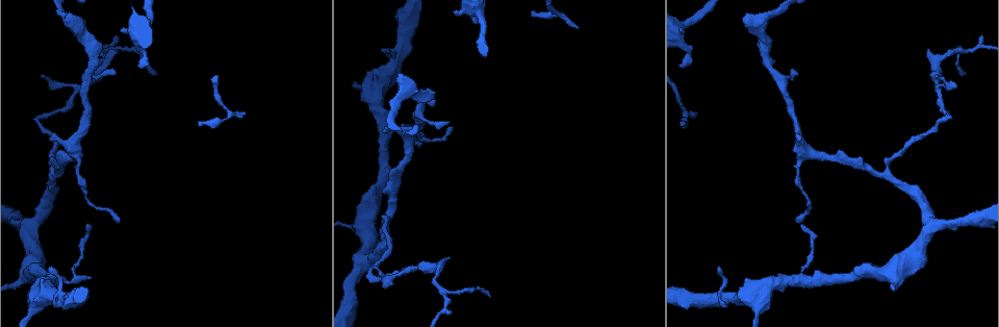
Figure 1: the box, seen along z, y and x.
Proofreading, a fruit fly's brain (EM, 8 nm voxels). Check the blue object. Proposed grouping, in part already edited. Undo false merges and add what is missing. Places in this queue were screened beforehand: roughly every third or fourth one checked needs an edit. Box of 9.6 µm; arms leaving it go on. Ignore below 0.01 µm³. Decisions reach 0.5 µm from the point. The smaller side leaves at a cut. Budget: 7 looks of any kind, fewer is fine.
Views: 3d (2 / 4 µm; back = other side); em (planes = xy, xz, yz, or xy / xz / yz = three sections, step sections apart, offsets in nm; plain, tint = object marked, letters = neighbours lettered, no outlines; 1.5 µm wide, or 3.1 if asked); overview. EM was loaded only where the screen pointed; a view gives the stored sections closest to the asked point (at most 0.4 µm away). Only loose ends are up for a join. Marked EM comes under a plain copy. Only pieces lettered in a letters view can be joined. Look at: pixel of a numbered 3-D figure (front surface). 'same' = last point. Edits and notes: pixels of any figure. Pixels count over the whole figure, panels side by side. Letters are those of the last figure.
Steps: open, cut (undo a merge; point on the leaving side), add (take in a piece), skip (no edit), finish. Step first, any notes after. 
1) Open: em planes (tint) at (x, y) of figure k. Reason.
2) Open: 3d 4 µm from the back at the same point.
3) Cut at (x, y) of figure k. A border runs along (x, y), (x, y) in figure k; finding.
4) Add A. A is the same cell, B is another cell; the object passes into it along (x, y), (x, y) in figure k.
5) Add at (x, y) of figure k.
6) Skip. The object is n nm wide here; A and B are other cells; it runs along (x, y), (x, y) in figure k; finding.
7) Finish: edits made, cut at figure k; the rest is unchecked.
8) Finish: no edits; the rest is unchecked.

Open: 3d 4 µm at (696, 112) of figure 1. Free end.

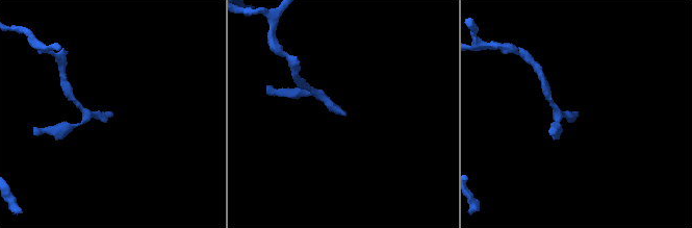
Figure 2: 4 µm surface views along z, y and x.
Open: em planes (letters) at (576, 114) of figure 2. Need the tissue.

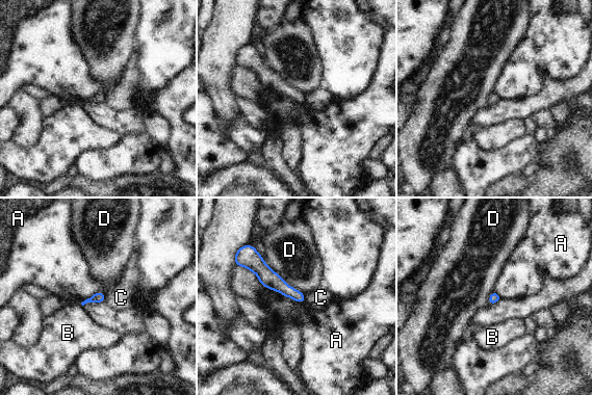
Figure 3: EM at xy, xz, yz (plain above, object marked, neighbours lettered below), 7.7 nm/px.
Skip. The object is 80 nm wide here; A, B, C and D are other cells; it runs along (249, 258), (271, 280), (302, 299) in figure 3; no lettered piece goes on from it.

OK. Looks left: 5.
Open: em yz step 4 (tint) at (683, 30) of figure 1. An open end.

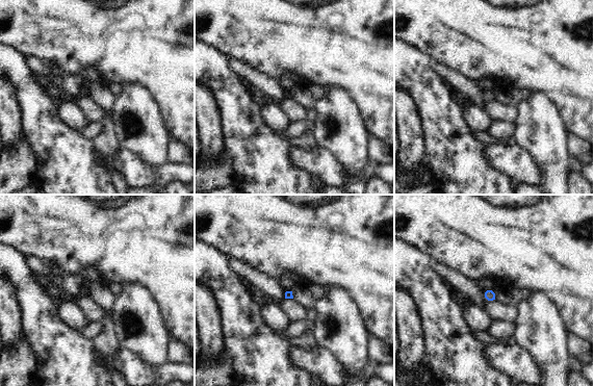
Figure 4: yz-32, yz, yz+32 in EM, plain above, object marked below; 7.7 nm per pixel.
Open: em planes (letters) at the same point.

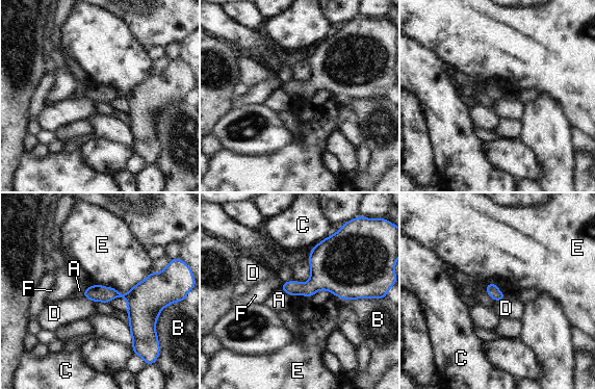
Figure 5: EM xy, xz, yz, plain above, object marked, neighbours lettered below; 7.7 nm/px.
Skip. A, B, C, D, E and F are other cells; a border runs along (151, 271), (125, 293), (95, 283) in figure 5; none of them fits.

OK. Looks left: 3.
Open: em planes (letters) at (447, 122) of figure 1. Branch stops here.

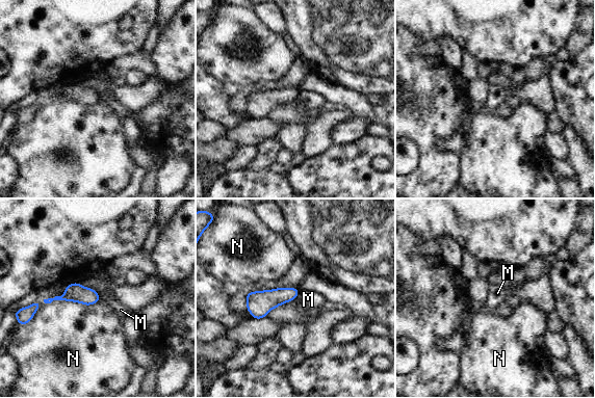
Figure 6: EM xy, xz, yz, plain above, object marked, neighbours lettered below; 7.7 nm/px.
Skip. M and N are other cells; none of them fits.

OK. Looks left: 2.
Finish: no edits; the rest is unchecked.

